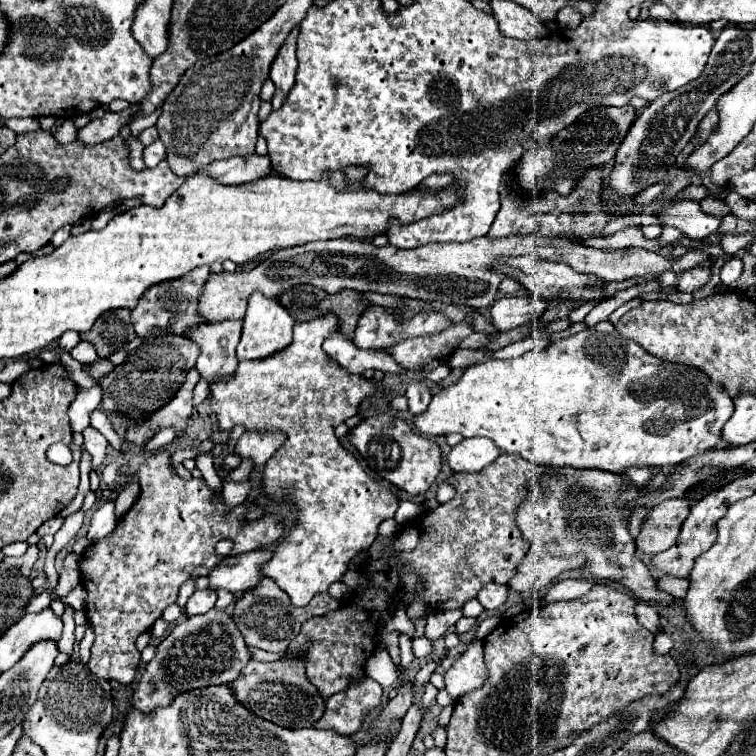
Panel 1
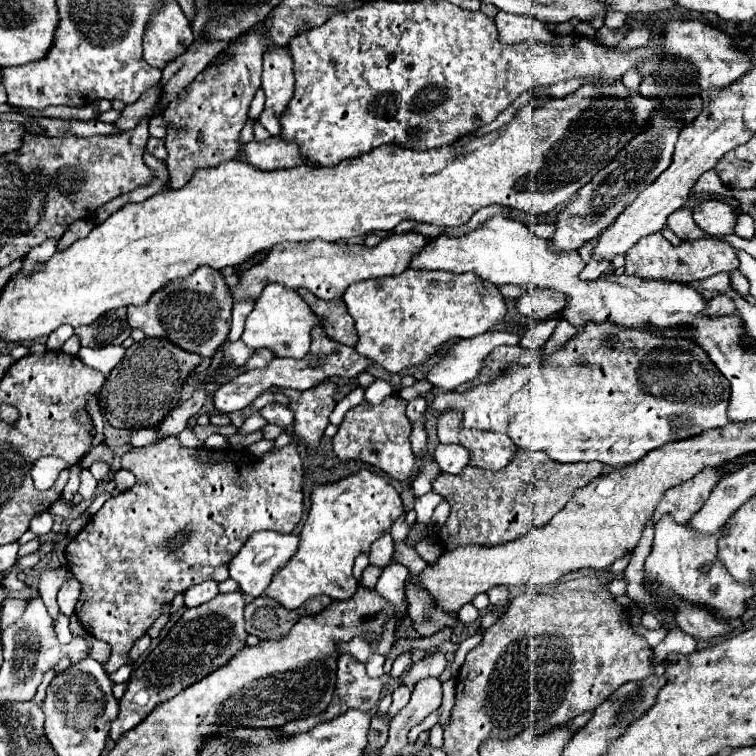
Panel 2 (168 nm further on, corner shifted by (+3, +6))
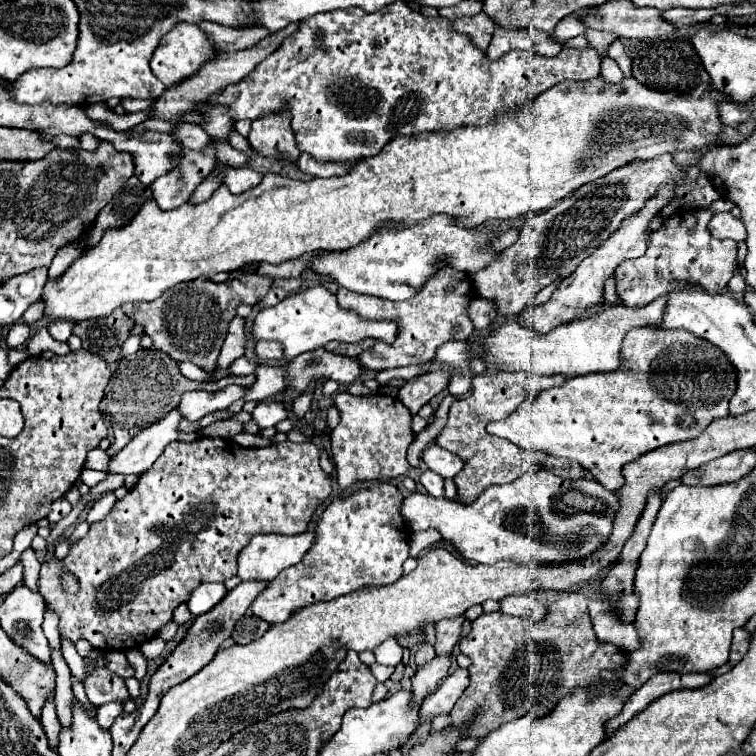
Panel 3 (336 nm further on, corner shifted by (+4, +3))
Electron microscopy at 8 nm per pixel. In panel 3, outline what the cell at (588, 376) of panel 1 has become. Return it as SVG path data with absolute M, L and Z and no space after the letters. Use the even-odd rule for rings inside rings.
M633 328L625 336L623 362L619 372L569 378L565 388L549 388L543 390L537 398L525 400L509 418L491 422L487 432L501 436L525 450L577 460L607 490L619 490L625 484L621 474L625 464L659 446L697 438L715 418L729 414L729 400L733 398L735 390L735 366L711 342L697 338L687 330Z

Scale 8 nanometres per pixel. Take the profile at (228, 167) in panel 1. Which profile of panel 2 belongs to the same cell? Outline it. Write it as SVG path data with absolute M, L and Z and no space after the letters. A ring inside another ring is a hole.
M270 137L266 141L250 141L244 145L244 151L240 155L240 161L262 169L262 171L274 171L284 167L298 167L304 161L296 153L294 143L286 143L278 137Z

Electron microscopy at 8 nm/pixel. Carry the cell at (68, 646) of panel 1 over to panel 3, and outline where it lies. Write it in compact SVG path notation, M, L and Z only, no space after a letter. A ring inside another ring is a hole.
M51 700L51 702L47 702L47 706L43 706L41 724L43 724L45 736L47 736L47 740L49 740L49 748L51 748L53 752L57 752L61 726L59 726L59 720L57 720L57 714L55 714L55 702L53 702L53 700Z

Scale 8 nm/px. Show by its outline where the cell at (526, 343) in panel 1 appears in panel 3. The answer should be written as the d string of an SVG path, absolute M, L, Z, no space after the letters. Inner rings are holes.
M427 372L413 380L407 380L401 388L397 398L411 410L411 414L417 414L423 404L427 404L435 394L447 388L451 382L449 372Z

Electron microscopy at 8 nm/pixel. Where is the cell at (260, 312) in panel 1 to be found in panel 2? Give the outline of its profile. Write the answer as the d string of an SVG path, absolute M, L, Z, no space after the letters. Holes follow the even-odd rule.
M270 283L264 287L262 295L256 299L252 313L246 319L242 341L250 349L258 347L268 347L272 349L278 357L280 355L290 355L290 357L304 357L310 349L310 331L314 325L318 325L320 319L312 315L310 307L304 303L304 299L294 293L292 289L280 287L278 283Z

